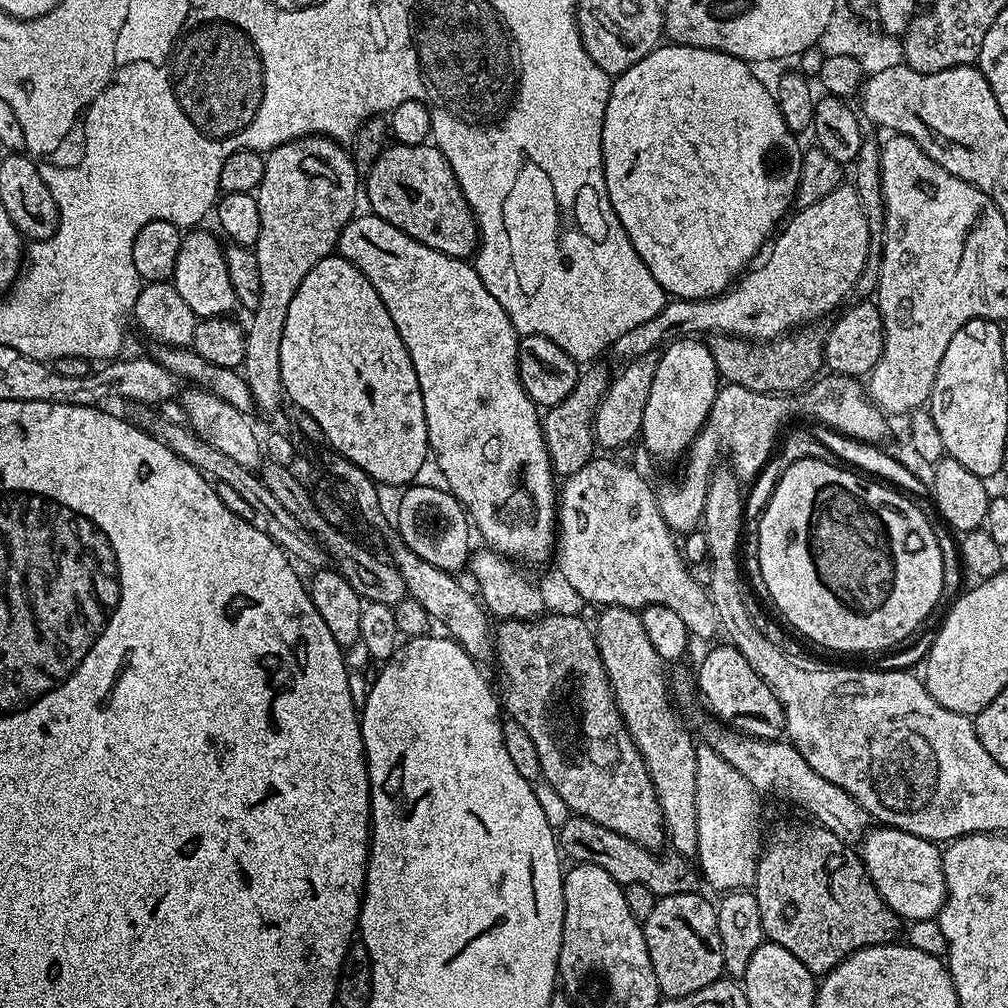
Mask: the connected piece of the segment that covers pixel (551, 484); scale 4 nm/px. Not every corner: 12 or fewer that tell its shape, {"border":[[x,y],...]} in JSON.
{"border":[[375,214],[428,447],[487,547],[544,564],[558,480],[516,328],[467,259]]}

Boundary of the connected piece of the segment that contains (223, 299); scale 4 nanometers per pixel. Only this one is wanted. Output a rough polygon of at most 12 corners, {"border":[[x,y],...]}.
{"border":[[210,233],[181,239],[171,283],[200,320],[238,305],[224,248]]}

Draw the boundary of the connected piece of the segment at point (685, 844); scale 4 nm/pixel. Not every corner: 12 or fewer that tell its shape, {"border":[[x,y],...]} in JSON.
{"border":[[640,612],[594,631],[671,851],[695,857],[695,750]]}

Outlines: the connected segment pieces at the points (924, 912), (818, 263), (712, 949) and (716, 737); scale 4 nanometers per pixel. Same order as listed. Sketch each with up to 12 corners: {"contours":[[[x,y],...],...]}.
{"contours":[[[876,826],[858,855],[901,921],[948,897],[939,843]],[[855,187],[801,208],[761,268],[626,330],[627,362],[673,338],[767,342],[835,313],[868,257]],[[657,899],[642,921],[661,997],[725,975],[717,905]],[[715,718],[703,743],[756,792],[793,800],[842,841],[867,810],[790,742],[745,736]]]}

